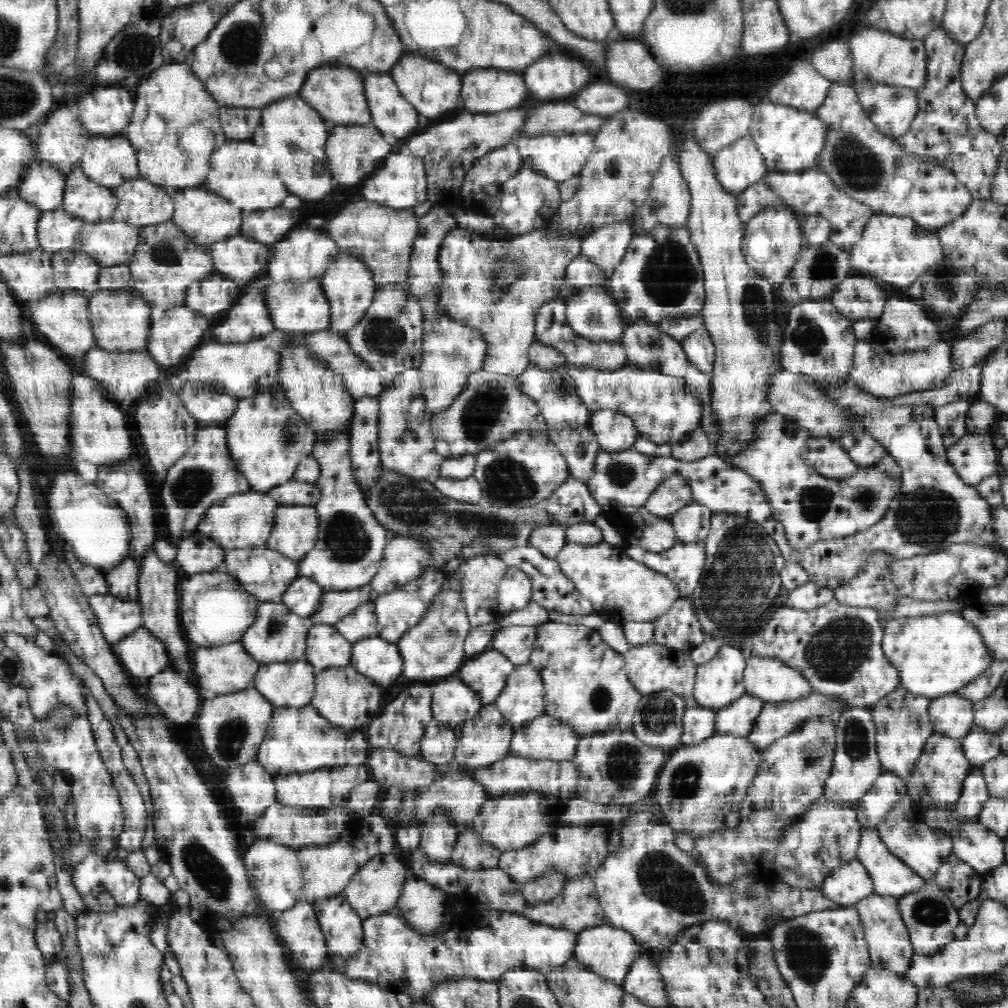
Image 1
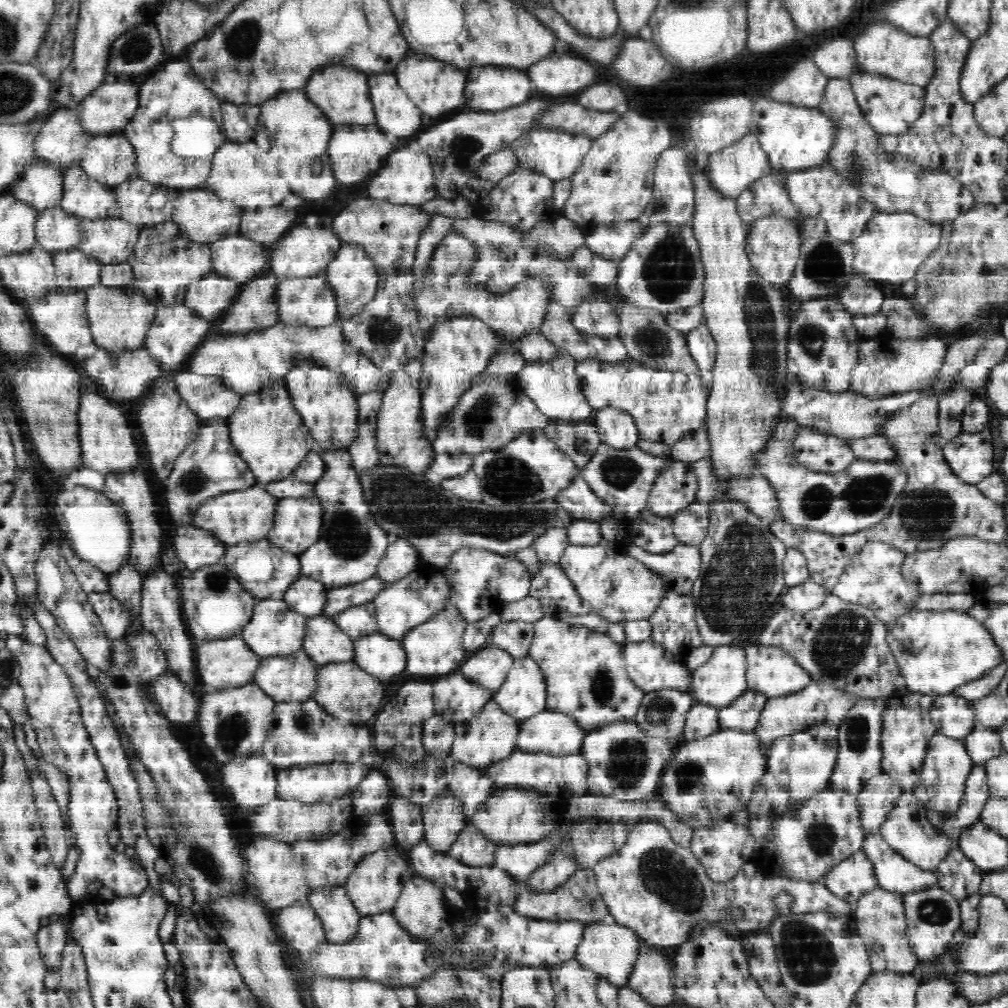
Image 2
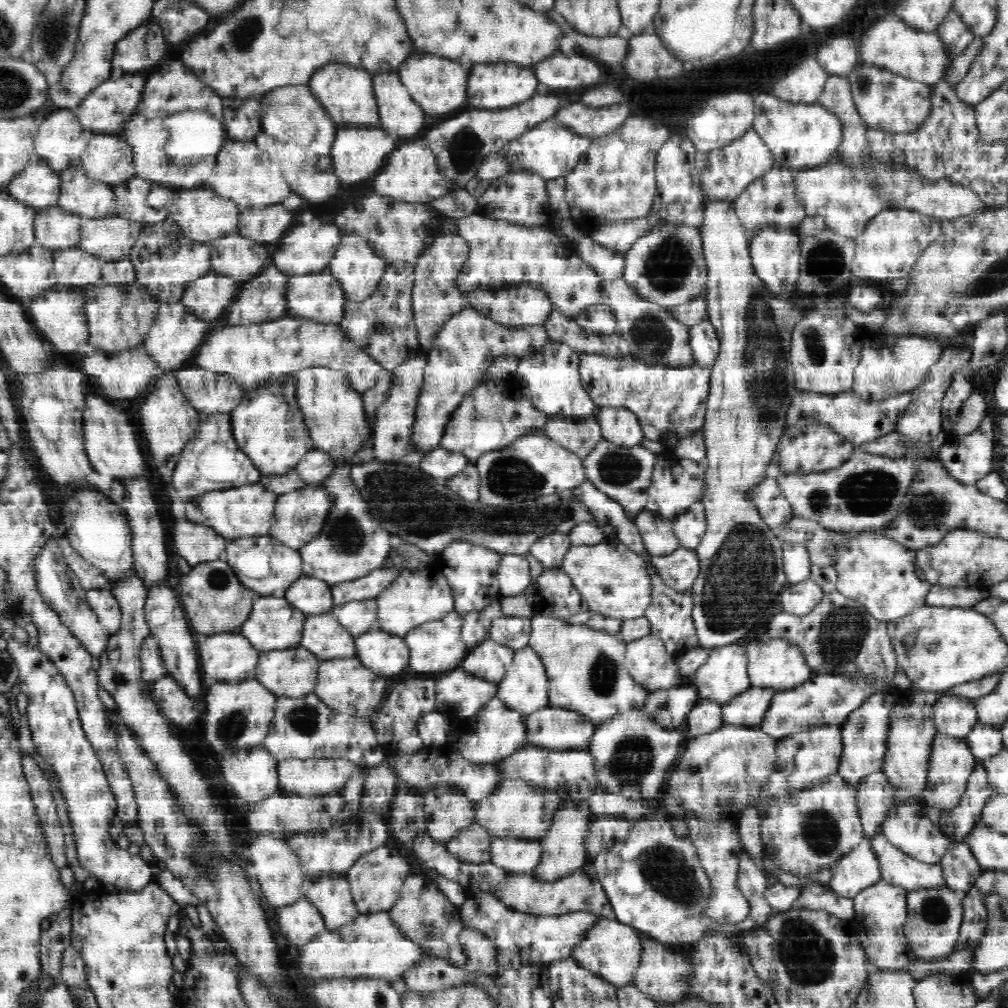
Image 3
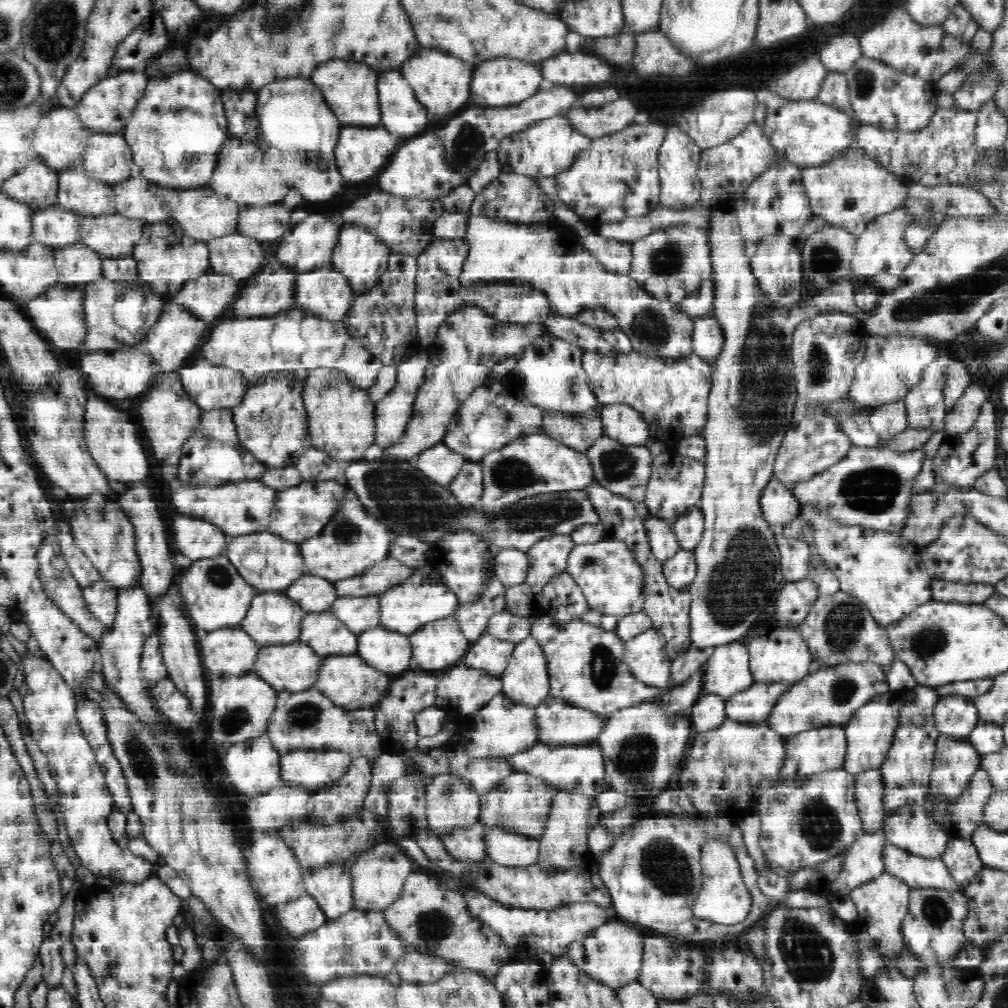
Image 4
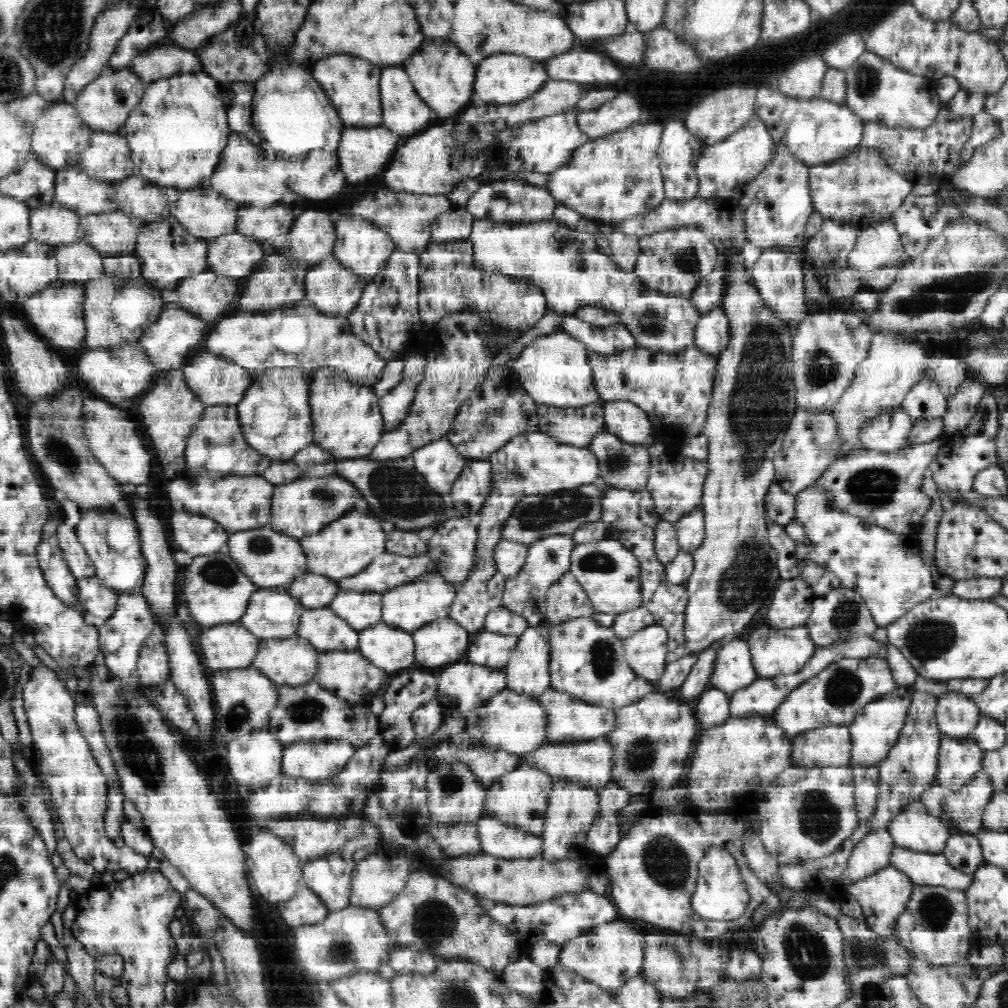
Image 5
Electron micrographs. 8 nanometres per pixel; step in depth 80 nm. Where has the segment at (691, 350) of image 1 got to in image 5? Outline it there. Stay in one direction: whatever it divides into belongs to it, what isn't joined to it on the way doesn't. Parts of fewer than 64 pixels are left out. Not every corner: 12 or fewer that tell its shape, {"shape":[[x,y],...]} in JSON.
{"shape":[[716,307],[698,319],[695,345],[718,355],[729,344],[729,316]]}

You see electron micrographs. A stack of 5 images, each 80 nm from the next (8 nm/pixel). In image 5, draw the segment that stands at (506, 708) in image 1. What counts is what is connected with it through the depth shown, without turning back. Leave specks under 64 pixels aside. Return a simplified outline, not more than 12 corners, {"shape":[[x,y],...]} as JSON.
{"shape":[[547,623],[528,626],[504,668],[507,688],[551,686]]}

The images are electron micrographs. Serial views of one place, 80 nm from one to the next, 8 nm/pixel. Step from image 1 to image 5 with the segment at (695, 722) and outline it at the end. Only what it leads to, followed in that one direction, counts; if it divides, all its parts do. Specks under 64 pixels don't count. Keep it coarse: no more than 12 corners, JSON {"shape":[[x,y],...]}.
{"shape":[[709,687],[694,713],[700,730],[730,718],[730,694]]}

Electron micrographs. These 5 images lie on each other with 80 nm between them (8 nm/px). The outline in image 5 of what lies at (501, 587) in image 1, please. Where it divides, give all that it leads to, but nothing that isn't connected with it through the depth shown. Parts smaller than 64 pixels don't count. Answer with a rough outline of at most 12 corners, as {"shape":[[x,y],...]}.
{"shape":[[501,539],[494,548],[498,575],[514,578],[528,544]]}

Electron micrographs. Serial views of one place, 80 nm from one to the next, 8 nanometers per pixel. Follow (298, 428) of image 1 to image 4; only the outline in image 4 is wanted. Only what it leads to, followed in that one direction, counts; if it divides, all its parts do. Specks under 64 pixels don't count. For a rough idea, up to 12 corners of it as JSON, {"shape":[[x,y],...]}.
{"shape":[[270,372],[233,409],[241,446],[267,468],[313,446],[305,376]]}

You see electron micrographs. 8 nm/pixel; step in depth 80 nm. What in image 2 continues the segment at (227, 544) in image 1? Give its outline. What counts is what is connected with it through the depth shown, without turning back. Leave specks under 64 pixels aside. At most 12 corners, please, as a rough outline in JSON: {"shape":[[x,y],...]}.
{"shape":[[258,484],[212,495],[192,526],[226,546],[266,539],[278,501]]}

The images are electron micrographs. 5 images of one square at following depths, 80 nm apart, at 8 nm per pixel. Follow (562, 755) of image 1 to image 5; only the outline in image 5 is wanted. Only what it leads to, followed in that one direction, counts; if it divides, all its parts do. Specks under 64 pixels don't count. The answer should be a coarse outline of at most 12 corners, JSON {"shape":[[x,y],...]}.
{"shape":[[566,691],[540,697],[549,743],[605,737],[618,709],[582,702]]}

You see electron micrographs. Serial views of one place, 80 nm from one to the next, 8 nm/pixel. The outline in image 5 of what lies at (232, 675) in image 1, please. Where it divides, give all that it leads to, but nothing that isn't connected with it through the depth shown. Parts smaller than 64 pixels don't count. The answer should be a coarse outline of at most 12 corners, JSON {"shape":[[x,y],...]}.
{"shape":[[239,622],[203,628],[202,664],[251,666],[259,641]]}

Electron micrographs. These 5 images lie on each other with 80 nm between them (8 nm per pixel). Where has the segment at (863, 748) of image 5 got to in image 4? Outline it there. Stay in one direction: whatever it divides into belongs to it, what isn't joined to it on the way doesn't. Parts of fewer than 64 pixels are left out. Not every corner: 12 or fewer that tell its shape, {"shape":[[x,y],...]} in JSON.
{"shape":[[889,689],[843,726],[841,768],[880,769],[910,690]]}

